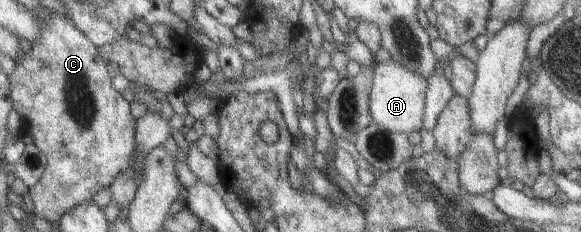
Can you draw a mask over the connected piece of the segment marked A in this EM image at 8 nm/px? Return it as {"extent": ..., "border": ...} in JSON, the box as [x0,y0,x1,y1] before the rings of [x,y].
{"extent":[369,60,429,133],"border":[[[394,60],[385,63],[375,62],[373,66],[373,80],[369,94],[369,115],[371,122],[385,129],[406,133],[420,131],[423,128],[423,114],[425,111],[425,94],[429,87],[429,80]]]}

